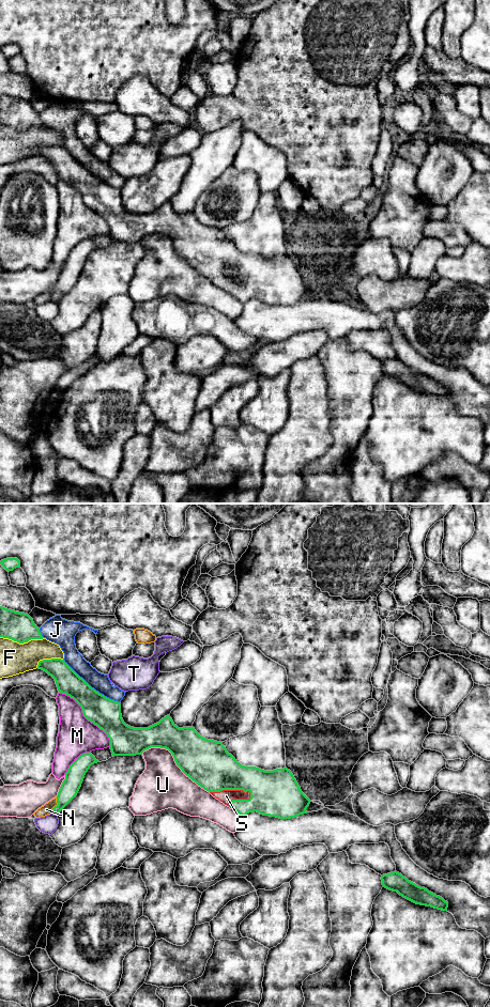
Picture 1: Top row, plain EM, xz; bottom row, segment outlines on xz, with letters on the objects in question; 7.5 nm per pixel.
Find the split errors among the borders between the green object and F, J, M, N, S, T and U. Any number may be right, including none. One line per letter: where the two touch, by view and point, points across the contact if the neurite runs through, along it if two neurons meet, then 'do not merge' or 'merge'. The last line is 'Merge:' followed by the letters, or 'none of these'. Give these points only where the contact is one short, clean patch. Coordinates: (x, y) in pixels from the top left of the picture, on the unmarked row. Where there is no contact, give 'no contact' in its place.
F: xz (21, 129) | do not merge
J: xz (90, 173) | do not merge
M: xz (86, 204) | do not merge
N: xz (57, 292) | do not merge
S: xz (232, 276) | merge
T: xz (55, 300) | do not merge
U: xz (174, 247) | do not merge
Merge: S

